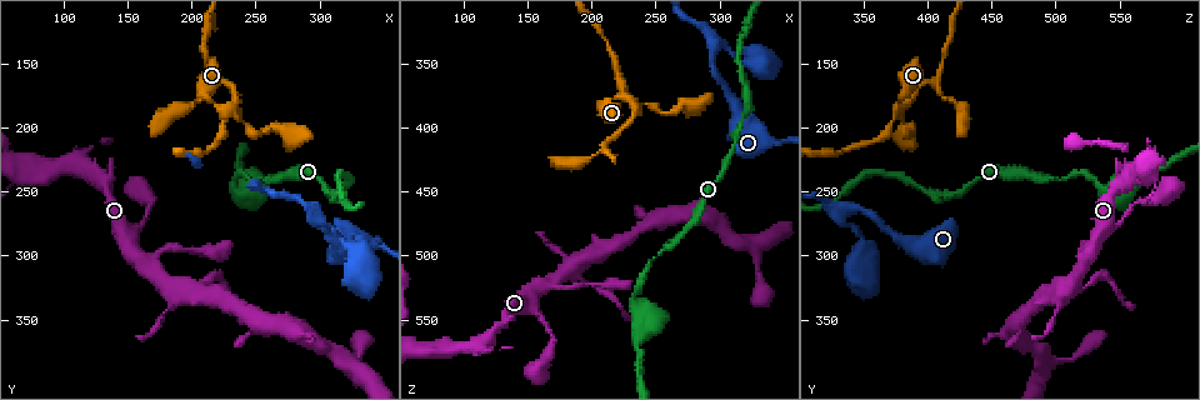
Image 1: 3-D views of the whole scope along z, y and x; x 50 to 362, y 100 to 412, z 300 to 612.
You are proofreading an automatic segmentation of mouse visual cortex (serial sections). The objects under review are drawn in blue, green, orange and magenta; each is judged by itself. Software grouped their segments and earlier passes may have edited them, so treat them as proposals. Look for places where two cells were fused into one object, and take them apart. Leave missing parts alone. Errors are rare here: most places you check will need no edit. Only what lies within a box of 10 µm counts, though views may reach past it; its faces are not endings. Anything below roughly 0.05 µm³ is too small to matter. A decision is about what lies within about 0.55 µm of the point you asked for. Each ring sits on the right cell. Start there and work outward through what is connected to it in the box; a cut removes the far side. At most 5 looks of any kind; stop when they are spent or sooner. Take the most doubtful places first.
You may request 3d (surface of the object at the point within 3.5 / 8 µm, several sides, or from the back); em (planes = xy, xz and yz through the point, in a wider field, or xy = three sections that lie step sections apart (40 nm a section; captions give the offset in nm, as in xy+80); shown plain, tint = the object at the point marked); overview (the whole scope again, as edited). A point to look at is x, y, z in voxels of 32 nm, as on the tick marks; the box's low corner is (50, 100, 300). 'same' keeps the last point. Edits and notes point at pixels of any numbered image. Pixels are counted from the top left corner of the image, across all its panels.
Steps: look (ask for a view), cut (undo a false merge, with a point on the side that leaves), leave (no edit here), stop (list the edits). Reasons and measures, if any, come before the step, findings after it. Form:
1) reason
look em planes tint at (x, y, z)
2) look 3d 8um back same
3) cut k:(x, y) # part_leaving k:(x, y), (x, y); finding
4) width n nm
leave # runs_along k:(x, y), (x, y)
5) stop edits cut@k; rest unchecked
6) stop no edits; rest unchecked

abrupt turn
look 3d 3.5um at (234, 250, 544)

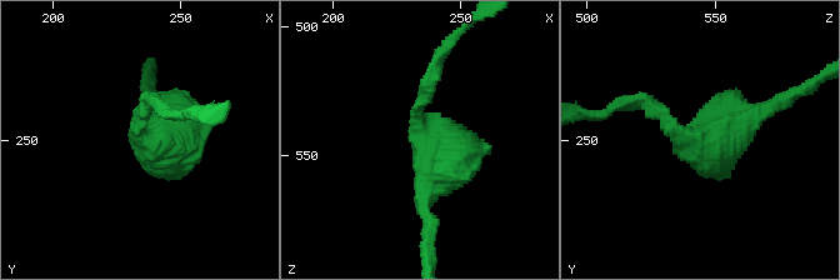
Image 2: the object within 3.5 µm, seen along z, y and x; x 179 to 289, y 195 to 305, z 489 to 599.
look em xy step 1 tint at (237, 251, 541)

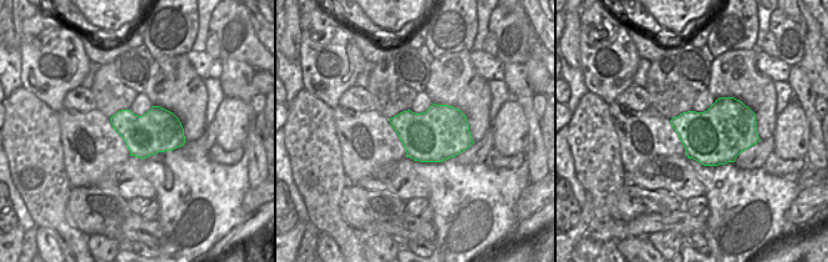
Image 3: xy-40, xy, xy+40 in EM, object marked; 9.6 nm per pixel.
leave # one cell here

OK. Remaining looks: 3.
three-way junction
look 3d 8um back at (184, 324, 510)

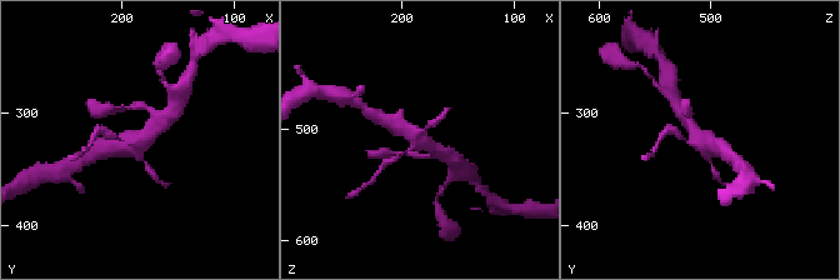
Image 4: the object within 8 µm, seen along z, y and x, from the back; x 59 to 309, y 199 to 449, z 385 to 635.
now the EM
look em xy step 2 tint same

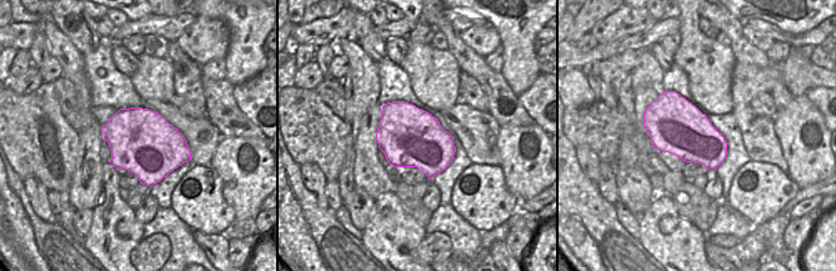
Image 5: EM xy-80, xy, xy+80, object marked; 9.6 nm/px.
leave # runs_along 4:(166, 116), (136, 143), (109, 148); all the same cell

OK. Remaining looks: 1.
stop no edits; rest unchecked

